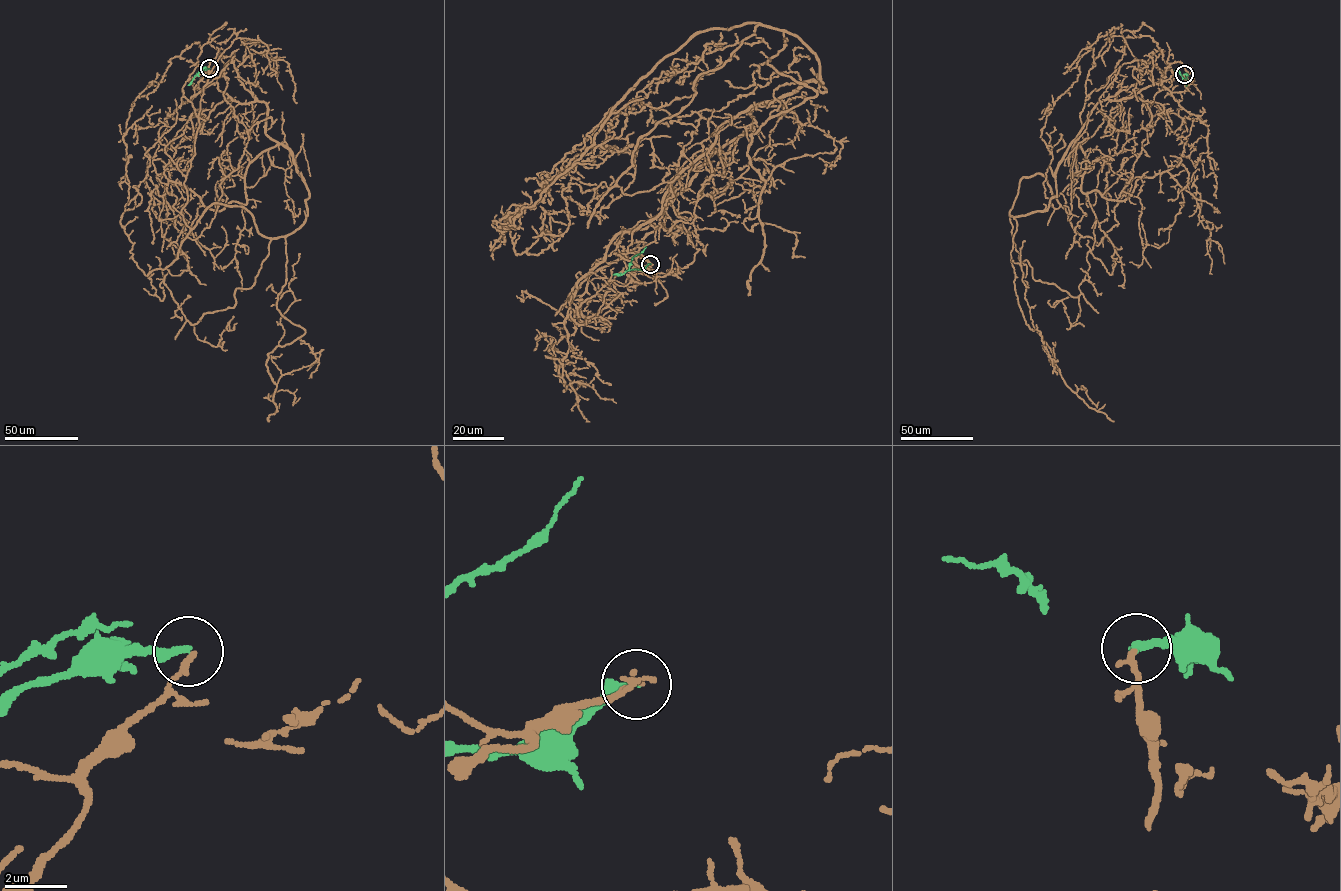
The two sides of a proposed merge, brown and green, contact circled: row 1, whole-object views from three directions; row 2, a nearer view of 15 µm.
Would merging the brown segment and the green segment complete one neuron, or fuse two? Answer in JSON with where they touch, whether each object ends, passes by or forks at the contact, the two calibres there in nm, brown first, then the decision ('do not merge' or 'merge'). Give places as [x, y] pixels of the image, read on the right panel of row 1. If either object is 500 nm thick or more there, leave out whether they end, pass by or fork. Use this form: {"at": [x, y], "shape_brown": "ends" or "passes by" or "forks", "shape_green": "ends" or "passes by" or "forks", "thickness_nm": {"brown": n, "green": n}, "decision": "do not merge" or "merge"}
{"at": [1184, 74], "shape_brown": "ends", "shape_green": "ends", "thickness_nm": {"brown": 200, "green": 280}, "decision": "do not merge"}

